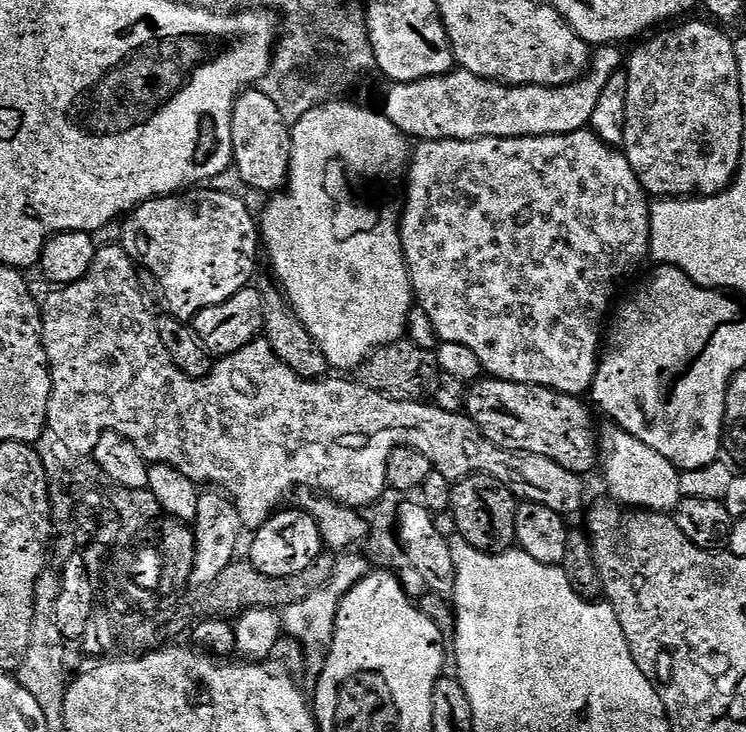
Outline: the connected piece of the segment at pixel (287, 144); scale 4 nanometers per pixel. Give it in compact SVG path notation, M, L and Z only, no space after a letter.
M249 87L236 100L236 109L232 111L232 158L241 182L256 192L275 194L288 183L292 162L290 120L283 107L259 87Z

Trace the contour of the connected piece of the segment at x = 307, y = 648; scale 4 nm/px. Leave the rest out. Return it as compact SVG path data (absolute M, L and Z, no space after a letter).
M347 552L339 555L336 559L335 572L331 576L330 582L317 593L310 594L305 601L292 604L283 609L282 628L296 640L298 640L304 650L304 680L302 686L307 693L315 693L318 678L321 677L322 670L325 669L326 658L332 648L333 638L336 633L337 612L340 609L342 598L353 586L362 578L368 576L372 570L371 561L359 552Z

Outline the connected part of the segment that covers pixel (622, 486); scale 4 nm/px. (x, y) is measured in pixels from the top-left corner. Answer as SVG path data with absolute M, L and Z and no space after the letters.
M608 426L608 429L601 431L598 436L598 456L602 461L602 468L604 464L604 484L608 487L608 492L615 503L629 509L629 510L643 510L646 512L663 512L665 514L671 513L681 502L680 494L680 472L672 461L662 458L662 454L658 454L658 450L650 450L650 446L646 446L646 442L642 442L638 438L634 438L629 432L623 432L622 429L615 426Z

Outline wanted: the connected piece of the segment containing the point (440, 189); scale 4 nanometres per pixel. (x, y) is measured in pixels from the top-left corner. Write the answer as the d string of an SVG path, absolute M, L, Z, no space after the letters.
M591 130L582 132L571 132L565 136L527 136L526 138L478 138L477 140L426 140L416 144L416 153L411 153L410 163L407 165L408 172L408 201L404 204L404 213L401 211L398 216L400 225L400 245L404 250L404 260L408 263L408 273L412 279L412 290L415 299L424 307L424 312L428 315L428 320L432 323L432 328L441 337L443 343L462 343L478 354L481 359L483 371L489 377L497 380L509 380L519 384L537 384L554 389L555 392L565 392L571 396L583 397L591 393L592 383L596 377L596 366L600 362L602 352L602 328L600 332L599 320L604 315L607 317L613 311L614 301L617 299L616 291L635 274L640 268L640 263L650 256L652 247L652 209L650 207L649 193L644 191L640 184L640 179L634 174L630 162L625 158L620 148L612 148L602 138L598 138Z

